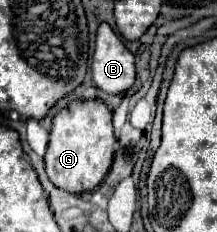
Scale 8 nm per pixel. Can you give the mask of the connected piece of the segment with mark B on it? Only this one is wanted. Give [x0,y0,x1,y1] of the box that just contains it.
[91,23,135,95]

